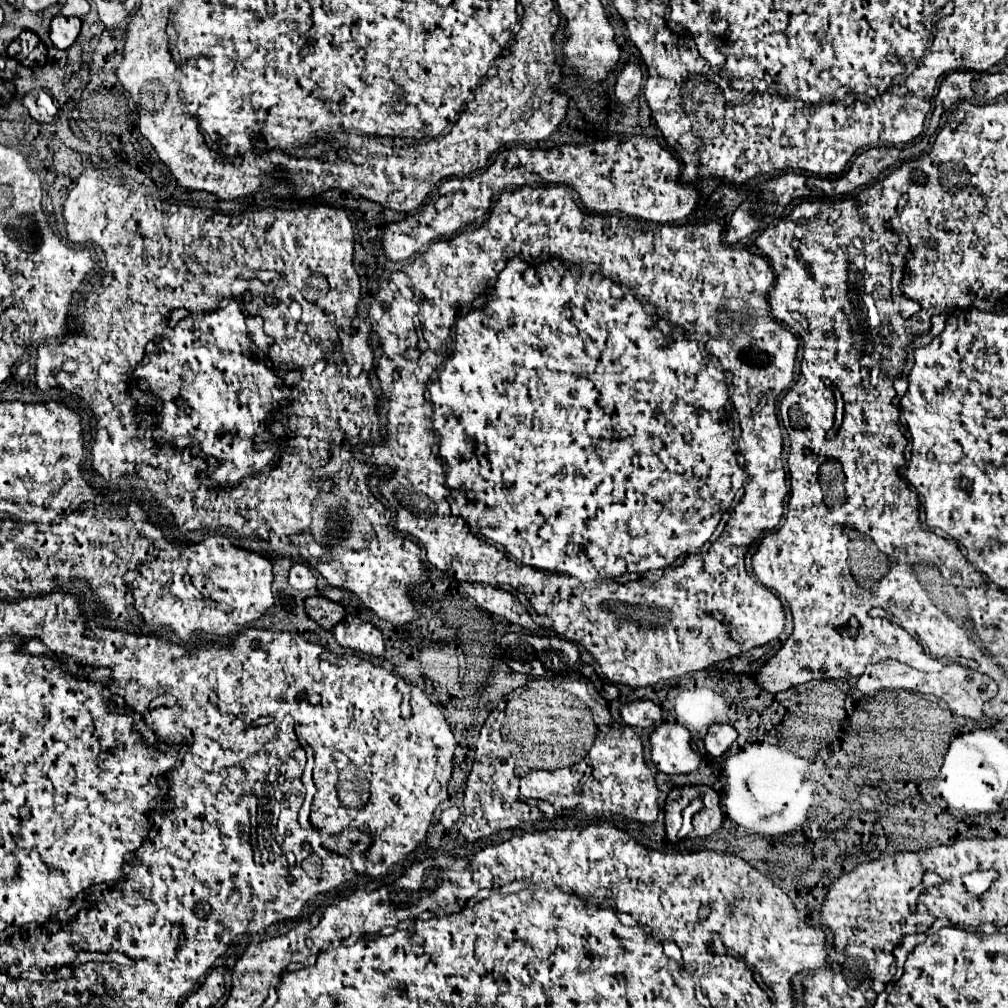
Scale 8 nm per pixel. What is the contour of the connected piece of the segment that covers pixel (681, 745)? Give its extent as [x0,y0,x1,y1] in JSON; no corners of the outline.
[650,723,700,775]

